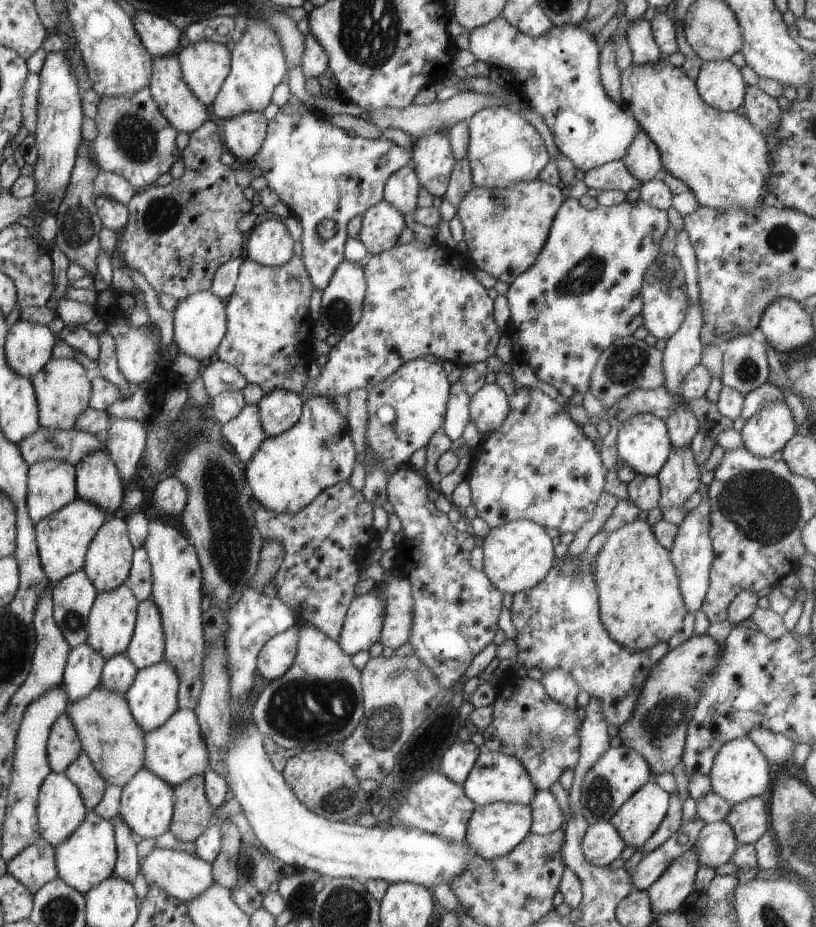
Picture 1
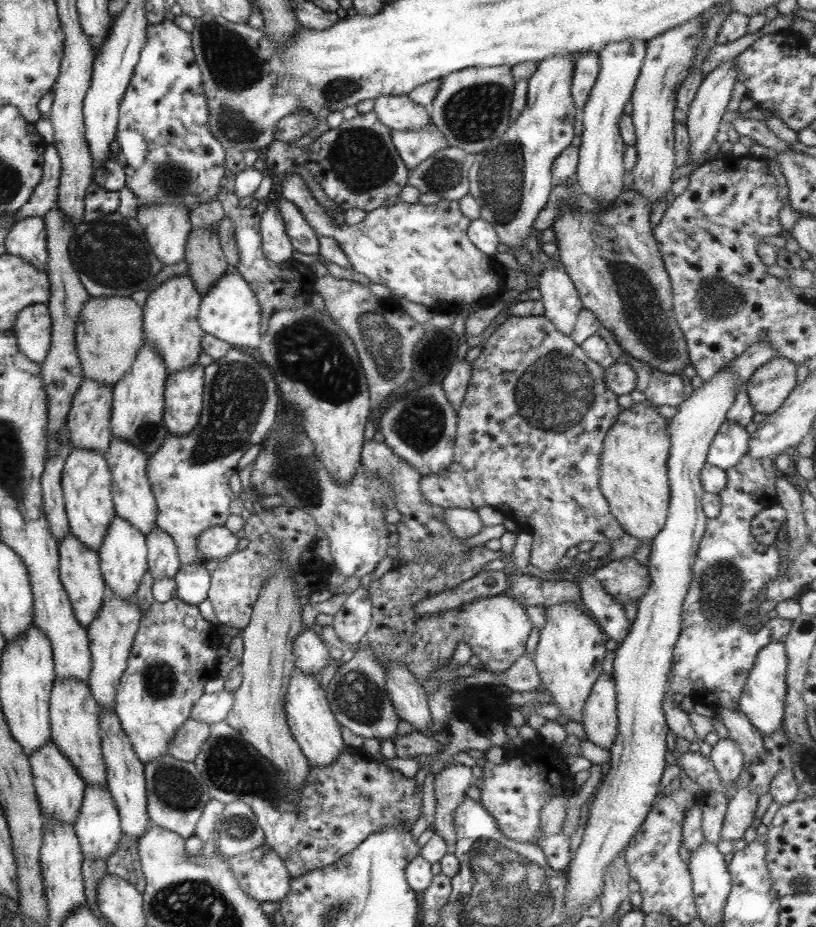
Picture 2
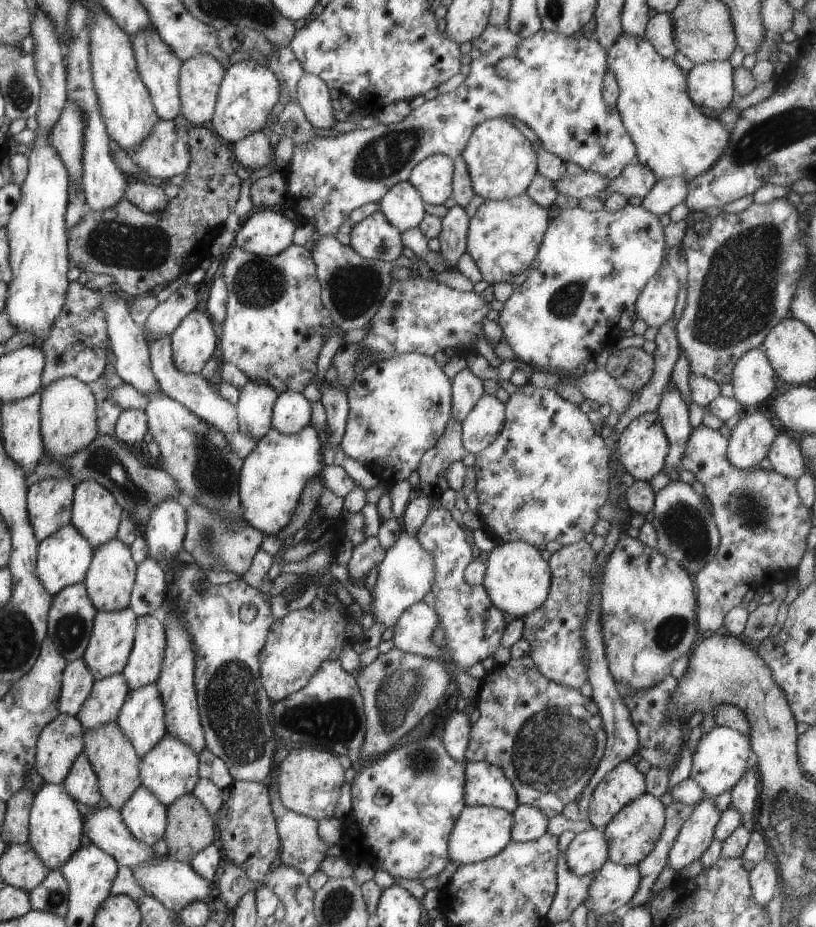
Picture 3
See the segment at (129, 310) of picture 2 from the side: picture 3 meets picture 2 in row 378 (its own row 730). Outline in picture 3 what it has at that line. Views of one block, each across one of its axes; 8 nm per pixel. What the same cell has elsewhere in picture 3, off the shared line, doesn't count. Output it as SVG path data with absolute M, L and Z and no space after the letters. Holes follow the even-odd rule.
M116 721L101 724L101 726L91 728L91 730L84 730L82 740L82 752L97 776L102 800L106 800L108 806L113 809L121 809L123 802L135 792L137 786L140 786L140 757L137 756L135 748L127 740L127 736L121 732Z

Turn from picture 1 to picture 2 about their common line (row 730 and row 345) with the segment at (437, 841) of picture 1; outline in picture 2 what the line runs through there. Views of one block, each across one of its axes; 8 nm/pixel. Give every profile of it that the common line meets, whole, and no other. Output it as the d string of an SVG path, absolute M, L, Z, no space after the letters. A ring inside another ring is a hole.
M229 265L223 276L220 276L219 280L201 297L196 319L204 334L213 336L231 348L245 346L245 348L257 349L259 347L260 306L257 297L234 266Z

